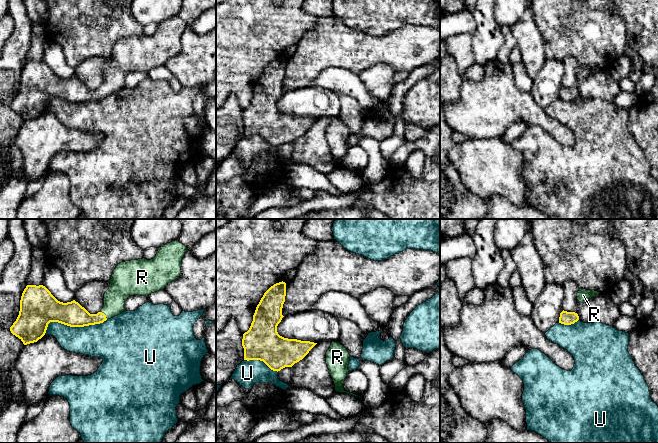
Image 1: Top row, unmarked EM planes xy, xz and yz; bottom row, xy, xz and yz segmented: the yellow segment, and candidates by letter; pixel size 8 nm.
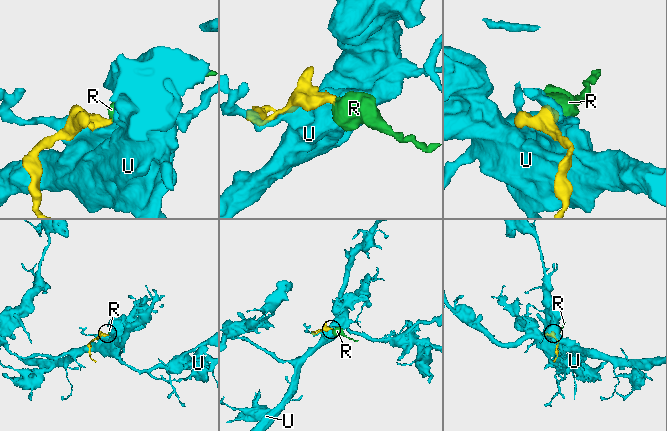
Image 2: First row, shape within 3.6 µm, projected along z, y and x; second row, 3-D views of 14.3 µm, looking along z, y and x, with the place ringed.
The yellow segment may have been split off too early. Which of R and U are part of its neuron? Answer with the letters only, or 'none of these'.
R

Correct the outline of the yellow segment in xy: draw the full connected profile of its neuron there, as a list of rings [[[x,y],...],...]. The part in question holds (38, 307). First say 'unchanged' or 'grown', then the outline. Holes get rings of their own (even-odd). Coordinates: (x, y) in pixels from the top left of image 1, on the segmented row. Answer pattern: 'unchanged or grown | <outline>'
grown | [[[178,240],[157,248],[156,256],[147,260],[145,258],[119,263],[109,280],[110,287],[104,294],[104,306],[97,314],[90,314],[75,300],[67,303],[58,301],[43,285],[27,285],[20,300],[20,311],[16,321],[10,327],[13,335],[18,337],[24,345],[37,342],[47,330],[50,322],[58,322],[70,327],[84,327],[103,323],[121,314],[125,308],[125,300],[129,296],[148,296],[176,280],[181,274],[182,259],[188,251],[187,247]]]

